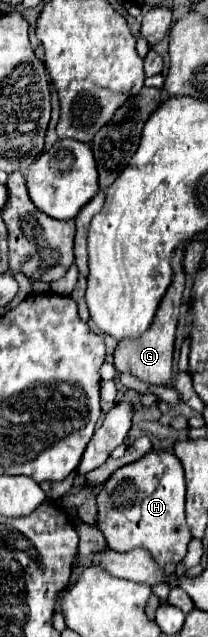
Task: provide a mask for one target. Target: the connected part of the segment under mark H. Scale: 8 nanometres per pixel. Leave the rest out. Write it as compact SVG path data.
M150 450L136 462L118 468L102 484L96 496L96 526L114 552L146 548L160 566L166 562L180 562L186 556L188 542L192 540L184 516L184 500L186 482L180 460L172 452Z

